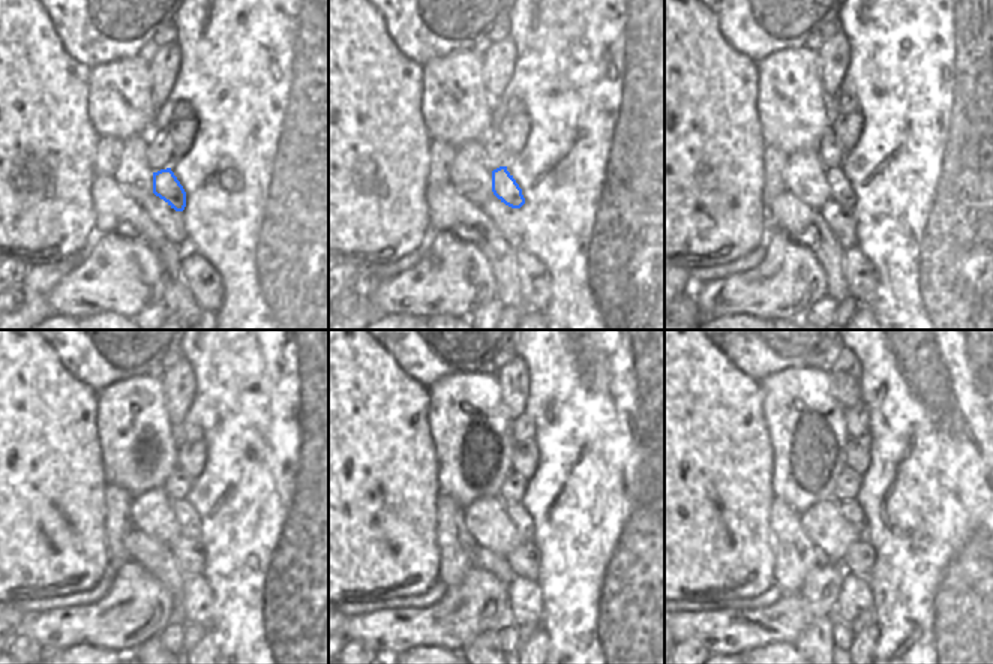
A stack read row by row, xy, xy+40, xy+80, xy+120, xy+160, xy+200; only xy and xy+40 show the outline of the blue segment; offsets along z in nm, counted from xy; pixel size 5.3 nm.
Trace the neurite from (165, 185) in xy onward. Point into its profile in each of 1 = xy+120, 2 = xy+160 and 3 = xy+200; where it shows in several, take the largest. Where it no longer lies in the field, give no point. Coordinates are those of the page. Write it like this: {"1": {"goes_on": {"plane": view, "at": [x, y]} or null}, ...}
{"1": {"goes_on": {"plane": "xy+120", "at": [189, 522]}}, "2": {"goes_on": {"plane": "xy+160", "at": [516, 511]}}, "3": {"goes_on": {"plane": "xy+200", "at": [851, 510]}}}

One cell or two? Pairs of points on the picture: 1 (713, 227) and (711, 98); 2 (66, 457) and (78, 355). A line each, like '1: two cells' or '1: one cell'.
1: one cell
2: two cells

